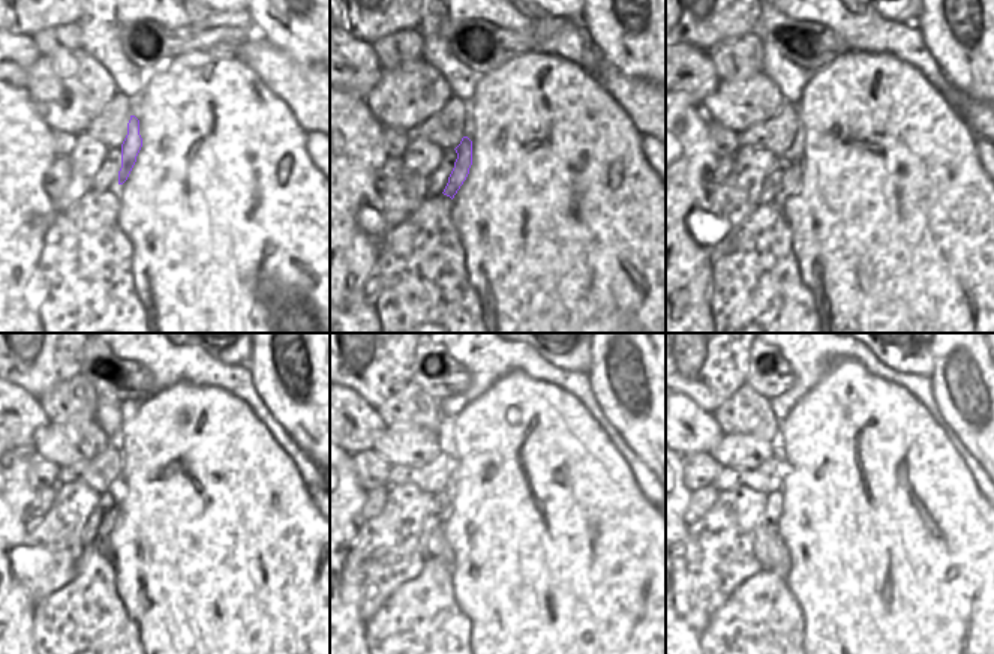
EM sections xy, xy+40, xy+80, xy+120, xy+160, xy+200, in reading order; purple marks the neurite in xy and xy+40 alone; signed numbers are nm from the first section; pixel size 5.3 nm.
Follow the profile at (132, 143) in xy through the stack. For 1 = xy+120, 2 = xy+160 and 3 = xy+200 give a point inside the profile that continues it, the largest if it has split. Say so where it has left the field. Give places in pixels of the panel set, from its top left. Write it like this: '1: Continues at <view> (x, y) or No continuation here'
1: Continues at xy+120 (110, 521)
2: Continues at xy+160 (438, 548)
3: Continues at xy+200 (778, 554)

